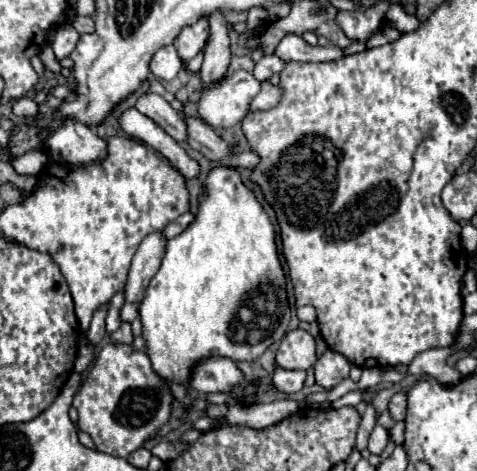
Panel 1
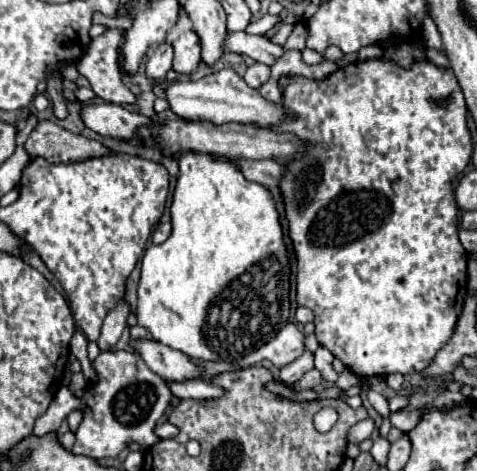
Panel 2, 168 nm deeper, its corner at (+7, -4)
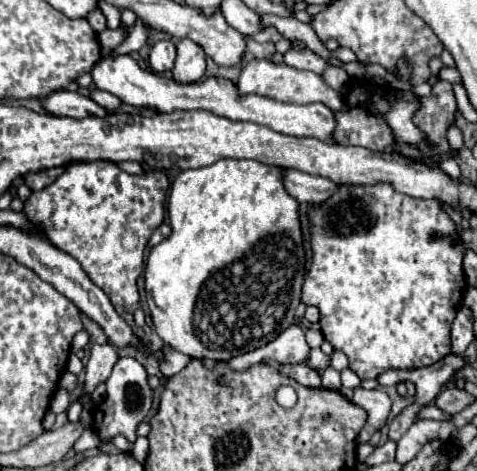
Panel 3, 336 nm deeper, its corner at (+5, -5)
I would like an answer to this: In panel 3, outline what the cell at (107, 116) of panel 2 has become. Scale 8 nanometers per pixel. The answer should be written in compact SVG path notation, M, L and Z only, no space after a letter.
M55 91L49 97L43 99L43 107L59 117L75 117L75 119L83 119L83 117L107 117L109 111L103 109L101 105L97 105L93 99L83 97L79 93L71 93L71 91Z

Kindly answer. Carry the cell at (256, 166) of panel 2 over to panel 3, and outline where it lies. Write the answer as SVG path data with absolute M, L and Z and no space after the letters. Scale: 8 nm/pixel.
M283 169L283 185L291 197L297 201L305 201L311 205L323 203L331 193L337 189L337 185L331 179L301 173L297 169Z

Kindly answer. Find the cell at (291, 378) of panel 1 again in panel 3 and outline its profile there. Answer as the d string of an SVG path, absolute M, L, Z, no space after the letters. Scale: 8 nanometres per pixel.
M311 349L305 365L319 371L319 373L323 373L325 368L329 366L329 357L325 357L325 353L321 349Z

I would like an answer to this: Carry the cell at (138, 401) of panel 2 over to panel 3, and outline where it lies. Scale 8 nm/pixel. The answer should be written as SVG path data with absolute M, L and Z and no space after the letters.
M121 357L115 363L111 377L105 381L105 396L93 412L93 429L99 435L99 439L109 441L117 435L125 435L129 441L137 439L137 427L149 415L153 405L153 391L147 379L147 369L137 359Z

